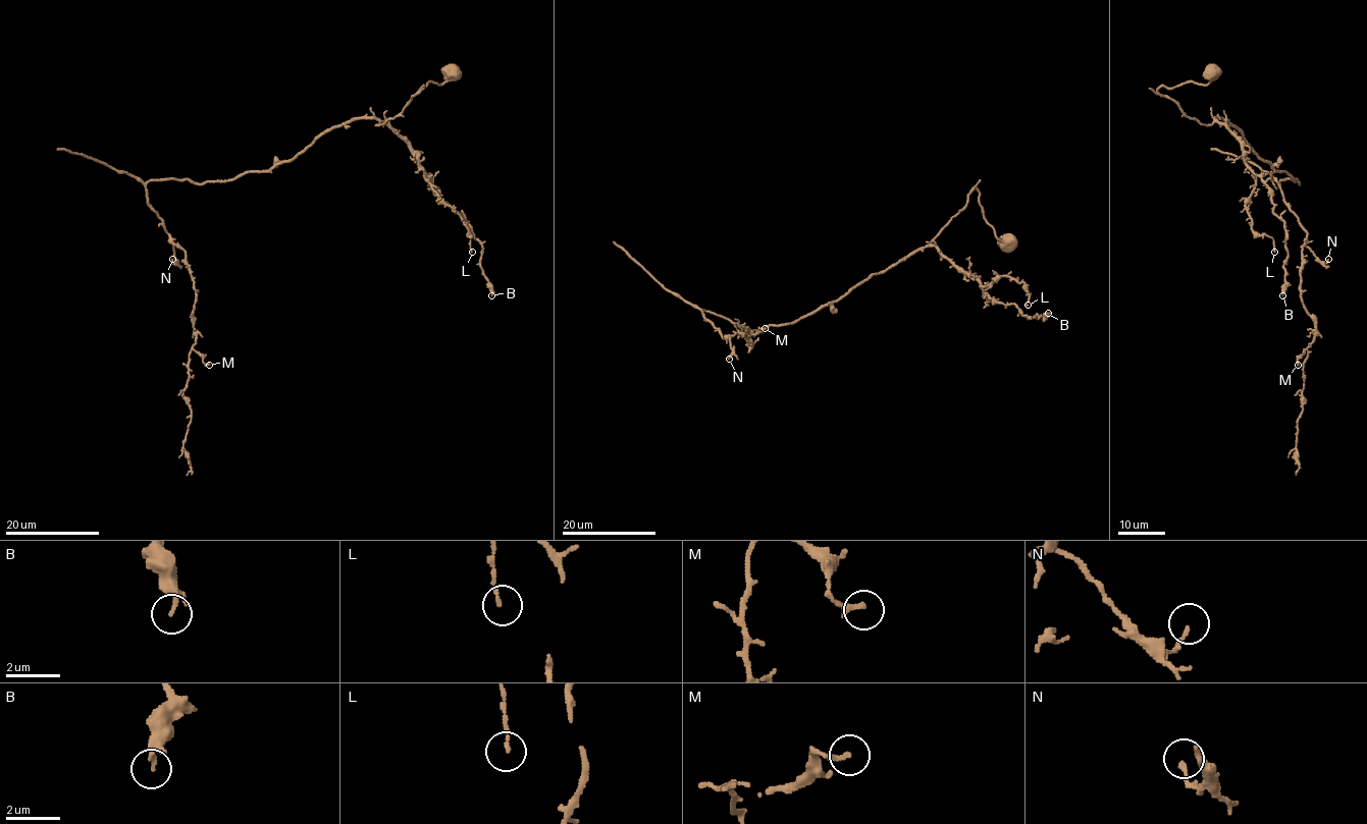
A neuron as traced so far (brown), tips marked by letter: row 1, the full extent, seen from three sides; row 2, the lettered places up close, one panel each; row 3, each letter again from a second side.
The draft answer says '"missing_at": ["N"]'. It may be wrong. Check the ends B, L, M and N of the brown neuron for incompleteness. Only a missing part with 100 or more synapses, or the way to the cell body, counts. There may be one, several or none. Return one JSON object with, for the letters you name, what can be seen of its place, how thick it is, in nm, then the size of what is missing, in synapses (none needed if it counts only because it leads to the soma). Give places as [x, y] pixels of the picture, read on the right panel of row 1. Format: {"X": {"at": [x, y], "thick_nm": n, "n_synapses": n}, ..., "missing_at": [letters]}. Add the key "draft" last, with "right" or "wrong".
{"missing_at": [], "draft": "wrong"}

